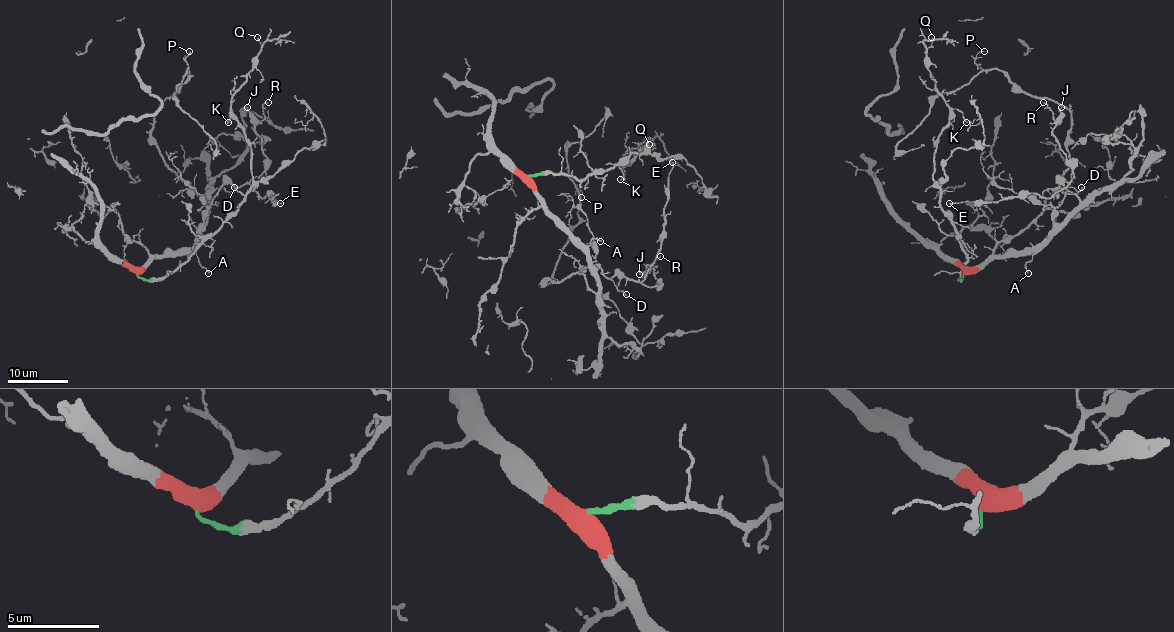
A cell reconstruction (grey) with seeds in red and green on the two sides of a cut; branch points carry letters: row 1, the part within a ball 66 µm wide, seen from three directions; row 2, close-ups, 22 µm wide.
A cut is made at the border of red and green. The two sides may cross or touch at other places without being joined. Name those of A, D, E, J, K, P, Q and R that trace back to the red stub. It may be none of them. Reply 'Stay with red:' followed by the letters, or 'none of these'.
Stay with red: A, D, E, J, P, R

